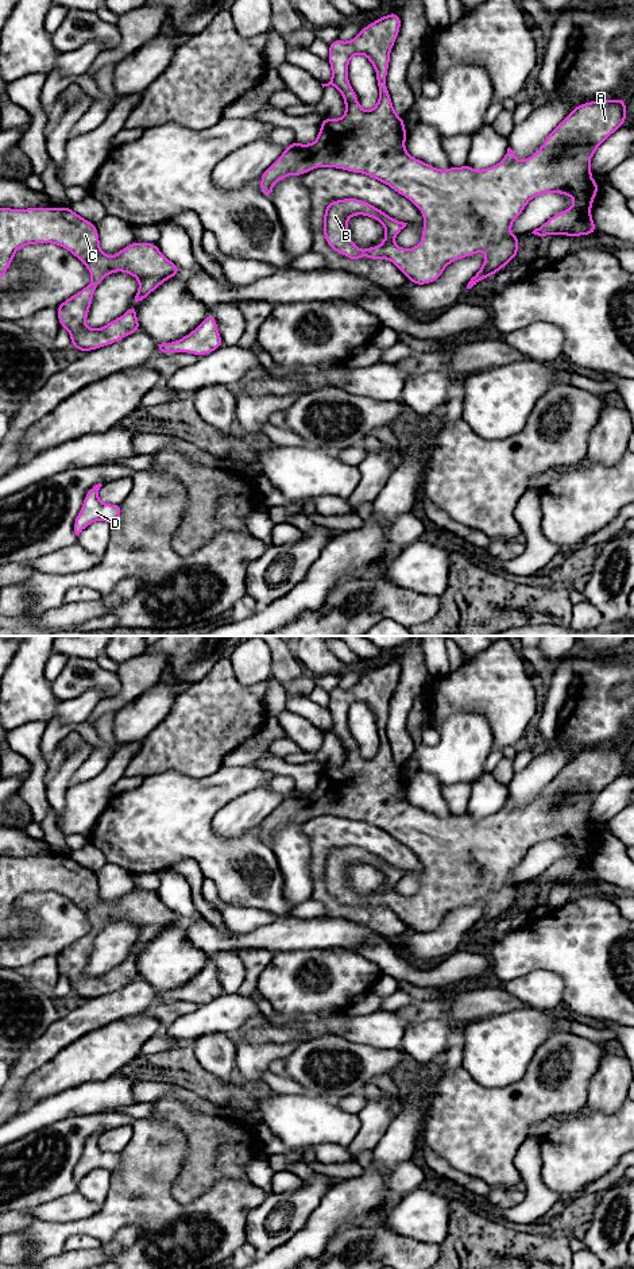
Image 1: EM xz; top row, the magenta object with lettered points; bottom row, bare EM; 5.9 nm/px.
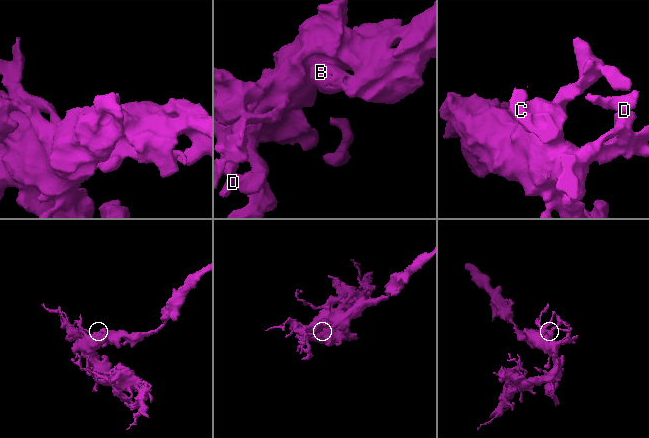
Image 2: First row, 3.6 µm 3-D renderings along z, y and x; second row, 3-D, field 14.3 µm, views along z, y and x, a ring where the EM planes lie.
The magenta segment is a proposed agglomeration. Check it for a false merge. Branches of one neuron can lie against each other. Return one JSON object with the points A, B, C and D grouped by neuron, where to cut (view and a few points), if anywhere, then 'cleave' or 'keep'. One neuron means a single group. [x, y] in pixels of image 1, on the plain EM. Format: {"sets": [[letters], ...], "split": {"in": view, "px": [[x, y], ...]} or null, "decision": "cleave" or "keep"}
{"sets": [["A", "B", "C", "D"]], "split": null, "decision": "keep"}

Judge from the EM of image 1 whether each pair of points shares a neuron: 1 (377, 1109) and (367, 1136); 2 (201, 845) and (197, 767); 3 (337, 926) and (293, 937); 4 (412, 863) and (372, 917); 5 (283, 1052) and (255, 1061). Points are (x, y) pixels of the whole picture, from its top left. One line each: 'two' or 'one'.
1: one
2: two
3: one
4: one
5: one

